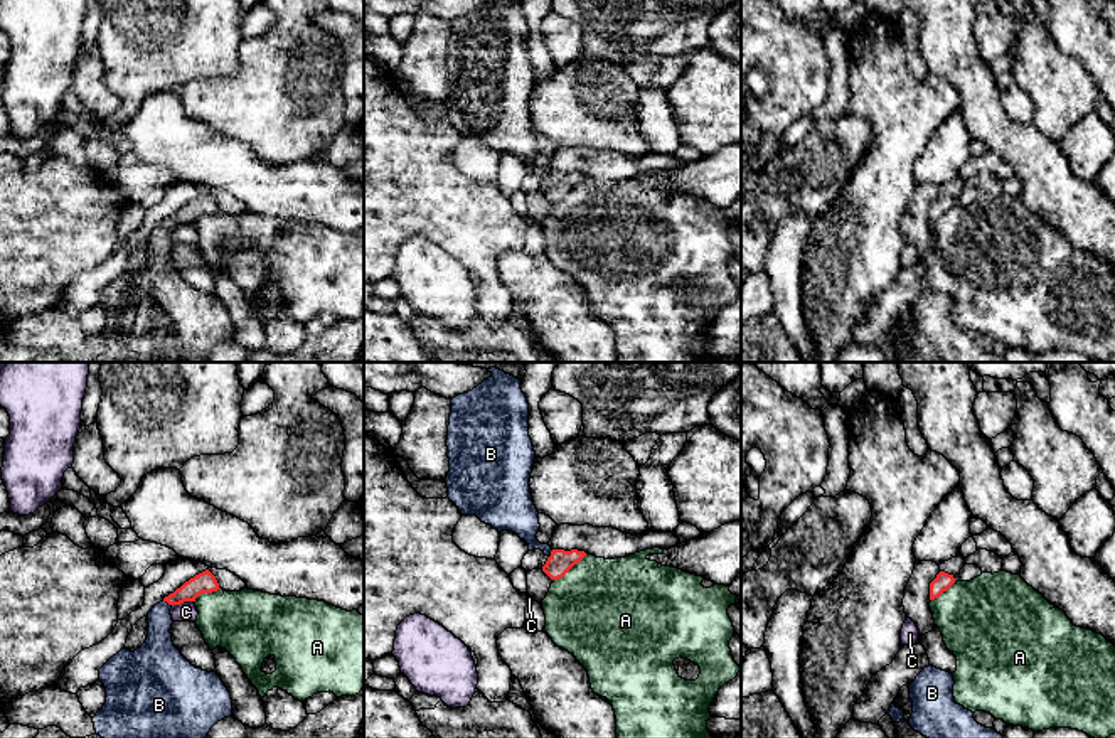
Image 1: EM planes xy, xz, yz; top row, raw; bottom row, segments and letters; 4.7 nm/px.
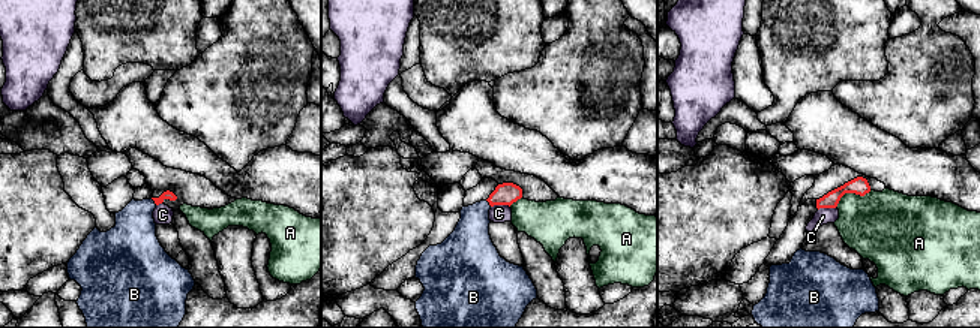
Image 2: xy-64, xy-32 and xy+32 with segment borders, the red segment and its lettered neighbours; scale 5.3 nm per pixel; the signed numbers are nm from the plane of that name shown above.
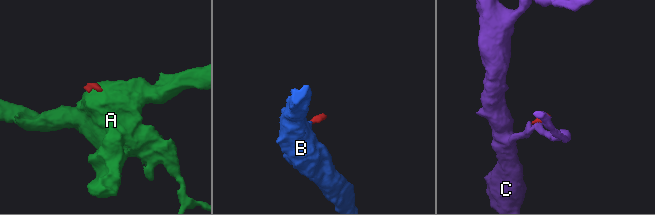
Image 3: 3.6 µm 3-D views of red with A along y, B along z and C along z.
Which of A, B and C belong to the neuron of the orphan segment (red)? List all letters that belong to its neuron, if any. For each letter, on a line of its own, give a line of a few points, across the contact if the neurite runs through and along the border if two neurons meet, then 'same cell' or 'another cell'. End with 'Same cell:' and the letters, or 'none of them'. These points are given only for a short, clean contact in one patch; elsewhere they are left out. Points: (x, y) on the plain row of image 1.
A: xz (586, 176), (561, 199), (553, 203) | another cell
B: xy (204, 204), (167, 224), (159, 238), (159, 275) | same cell
C: xy (192, 223), (172, 228) | another cell
Same cell: B

